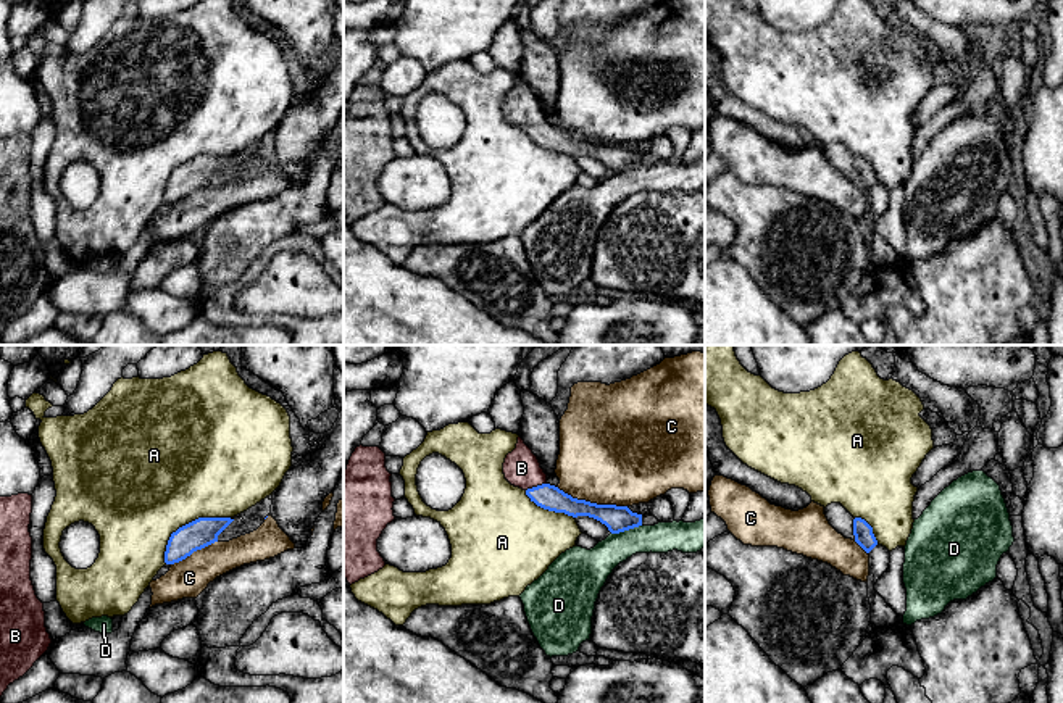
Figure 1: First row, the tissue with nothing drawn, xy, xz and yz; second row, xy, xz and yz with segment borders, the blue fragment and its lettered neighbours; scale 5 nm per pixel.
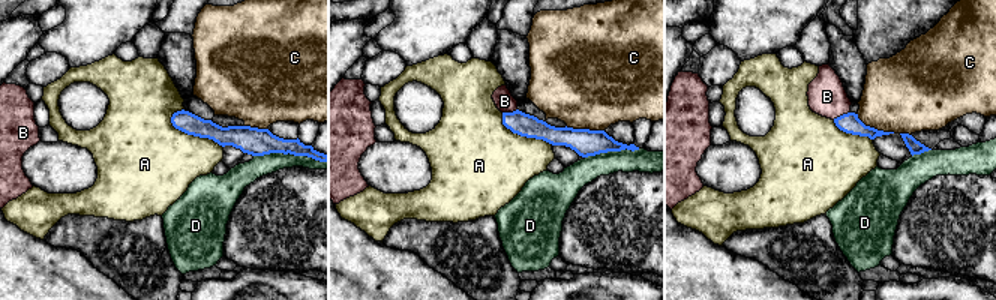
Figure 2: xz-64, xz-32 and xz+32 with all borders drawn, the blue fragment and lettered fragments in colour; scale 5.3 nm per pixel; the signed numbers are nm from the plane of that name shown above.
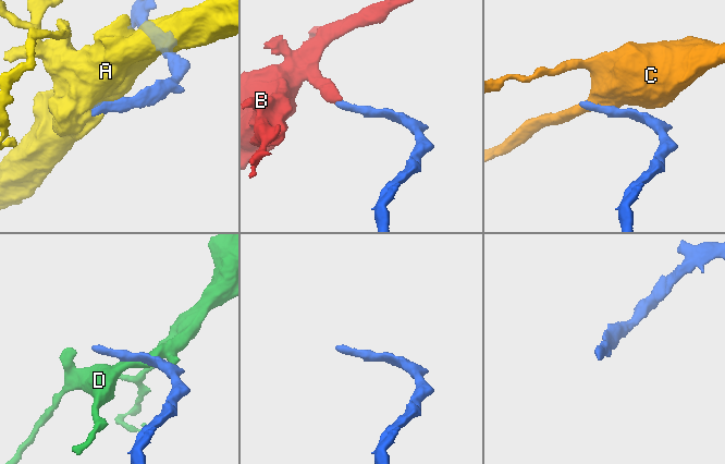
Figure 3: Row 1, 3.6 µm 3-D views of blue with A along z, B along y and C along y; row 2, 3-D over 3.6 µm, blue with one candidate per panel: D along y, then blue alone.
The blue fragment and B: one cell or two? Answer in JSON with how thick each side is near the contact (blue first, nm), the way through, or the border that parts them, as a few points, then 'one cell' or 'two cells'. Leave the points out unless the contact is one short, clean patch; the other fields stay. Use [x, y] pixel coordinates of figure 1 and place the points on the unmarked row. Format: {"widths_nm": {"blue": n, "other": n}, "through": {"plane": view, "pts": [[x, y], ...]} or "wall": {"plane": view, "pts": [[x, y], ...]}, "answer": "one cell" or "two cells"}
{"widths_nm": {"blue": 130, "other": 190}, "through": {"plane": "xz", "pts": [[549, 136], [536, 126], [521, 107]]}, "answer": "one cell"}

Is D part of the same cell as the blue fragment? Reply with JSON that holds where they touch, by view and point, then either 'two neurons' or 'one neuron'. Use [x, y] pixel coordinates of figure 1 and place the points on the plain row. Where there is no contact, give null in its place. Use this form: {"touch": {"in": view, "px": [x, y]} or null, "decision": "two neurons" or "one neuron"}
{"touch": {"in": "xz", "px": [626, 168]}, "decision": "two neurons"}

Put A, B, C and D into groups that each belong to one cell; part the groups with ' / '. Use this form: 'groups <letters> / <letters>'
groups A / B / C / D

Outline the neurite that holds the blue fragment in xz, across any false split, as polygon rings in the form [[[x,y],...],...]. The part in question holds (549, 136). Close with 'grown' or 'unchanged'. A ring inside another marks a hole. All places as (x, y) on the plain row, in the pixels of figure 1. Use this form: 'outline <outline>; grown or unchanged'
outline [[[518,76],[516,87],[505,97],[503,113],[511,124],[523,127],[531,140],[544,148],[565,152],[573,156],[594,156],[605,163],[611,173],[642,164],[642,153],[632,152],[627,145],[577,139],[550,124],[537,95],[521,76]]]; grown

